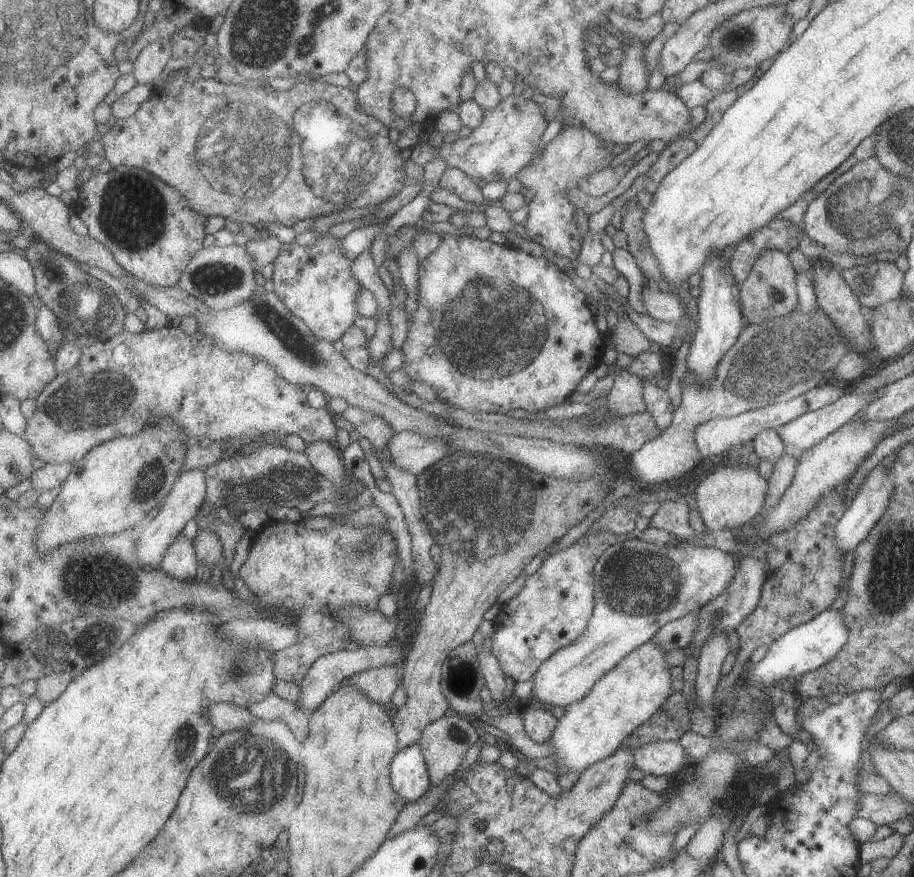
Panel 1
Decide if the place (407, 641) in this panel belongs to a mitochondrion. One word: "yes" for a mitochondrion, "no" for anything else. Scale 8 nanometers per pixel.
no

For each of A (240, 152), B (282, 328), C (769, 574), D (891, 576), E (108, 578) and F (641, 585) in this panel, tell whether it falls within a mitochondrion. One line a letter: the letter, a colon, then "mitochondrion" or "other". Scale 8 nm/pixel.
A: mitochondrion
B: mitochondrion
C: other
D: mitochondrion
E: mitochondrion
F: mitochondrion

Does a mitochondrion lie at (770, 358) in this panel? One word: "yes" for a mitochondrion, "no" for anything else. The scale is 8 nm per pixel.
yes

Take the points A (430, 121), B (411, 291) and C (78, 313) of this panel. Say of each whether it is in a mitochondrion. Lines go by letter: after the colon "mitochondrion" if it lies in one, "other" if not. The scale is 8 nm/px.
A: other
B: other
C: mitochondrion

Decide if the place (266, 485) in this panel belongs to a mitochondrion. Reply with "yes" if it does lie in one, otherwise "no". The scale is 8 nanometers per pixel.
yes

